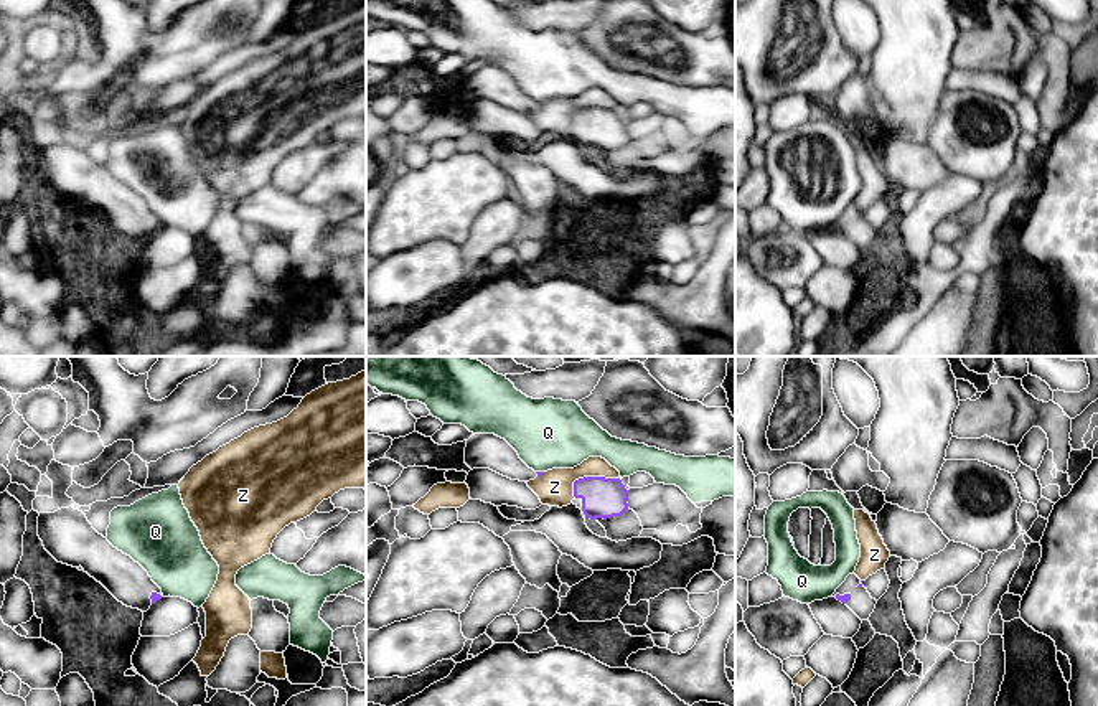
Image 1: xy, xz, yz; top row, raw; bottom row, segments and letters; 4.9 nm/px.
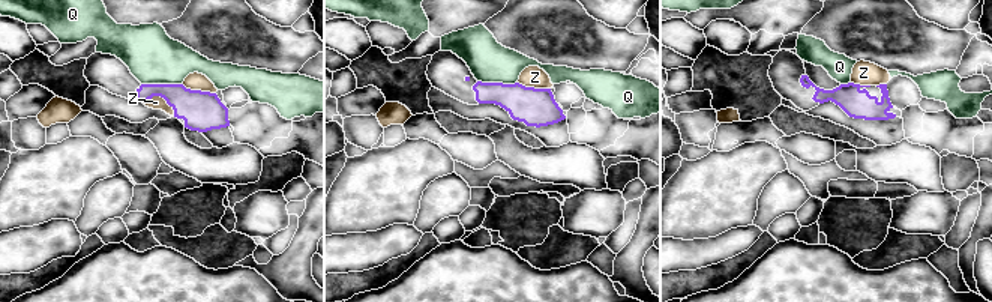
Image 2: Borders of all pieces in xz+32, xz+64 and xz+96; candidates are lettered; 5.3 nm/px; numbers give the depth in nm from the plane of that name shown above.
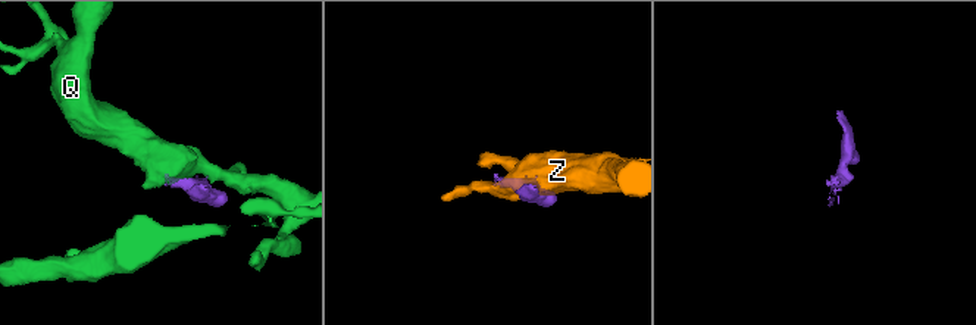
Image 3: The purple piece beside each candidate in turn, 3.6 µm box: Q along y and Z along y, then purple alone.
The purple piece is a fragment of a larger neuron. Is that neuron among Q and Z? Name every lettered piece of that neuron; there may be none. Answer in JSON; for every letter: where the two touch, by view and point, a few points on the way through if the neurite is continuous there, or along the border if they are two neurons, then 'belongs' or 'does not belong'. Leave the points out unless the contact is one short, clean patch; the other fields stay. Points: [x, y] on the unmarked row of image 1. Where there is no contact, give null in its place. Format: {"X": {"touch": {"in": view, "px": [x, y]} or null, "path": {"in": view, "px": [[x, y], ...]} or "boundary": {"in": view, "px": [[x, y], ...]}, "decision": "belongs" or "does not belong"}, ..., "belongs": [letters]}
{"Q": {"touch": {"in": "xz", "px": [539, 103]}, "boundary": {"in": "xz", "px": [[536, 101], [543, 103]]}, "decision": "does not belong"}, "Z": {"touch": {"in": "xz", "px": [591, 108]}, "decision": "does not belong"}, "belongs": []}

